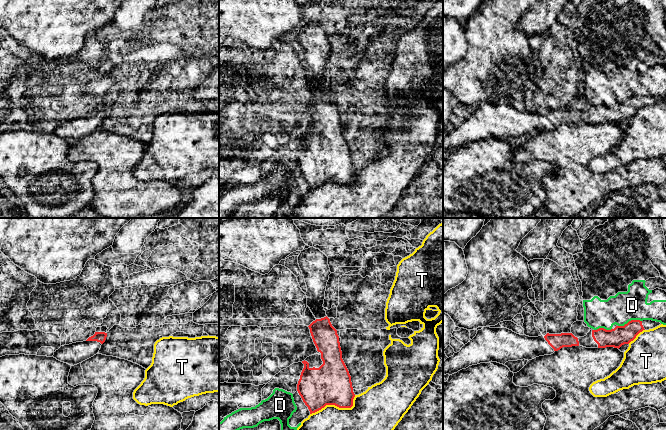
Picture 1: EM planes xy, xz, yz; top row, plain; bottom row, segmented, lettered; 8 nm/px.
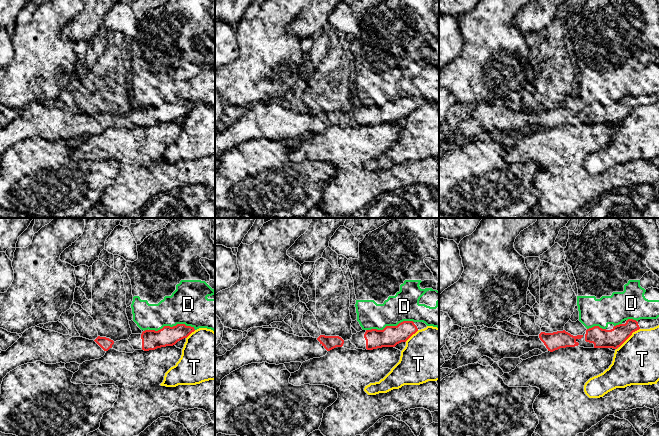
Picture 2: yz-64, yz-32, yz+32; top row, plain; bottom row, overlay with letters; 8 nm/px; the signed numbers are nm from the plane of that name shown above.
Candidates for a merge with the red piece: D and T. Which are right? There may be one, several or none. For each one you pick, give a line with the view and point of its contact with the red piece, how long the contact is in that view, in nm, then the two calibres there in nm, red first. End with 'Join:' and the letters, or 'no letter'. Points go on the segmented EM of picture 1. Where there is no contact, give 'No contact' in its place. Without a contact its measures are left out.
Join: no letter

